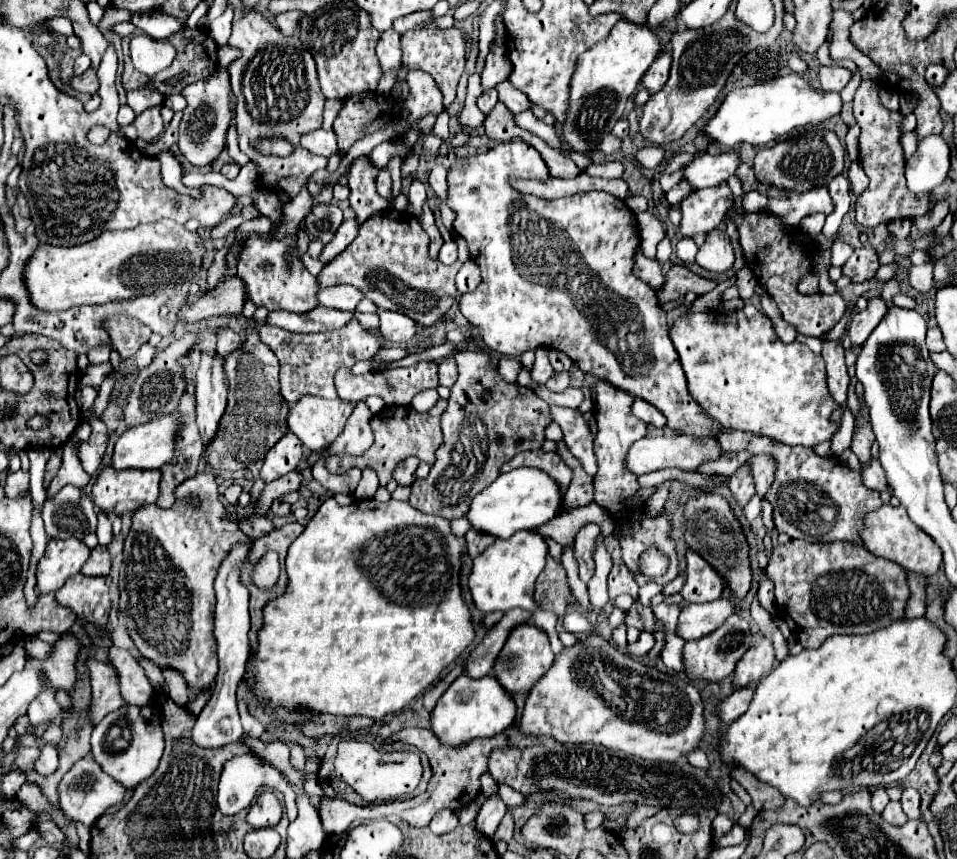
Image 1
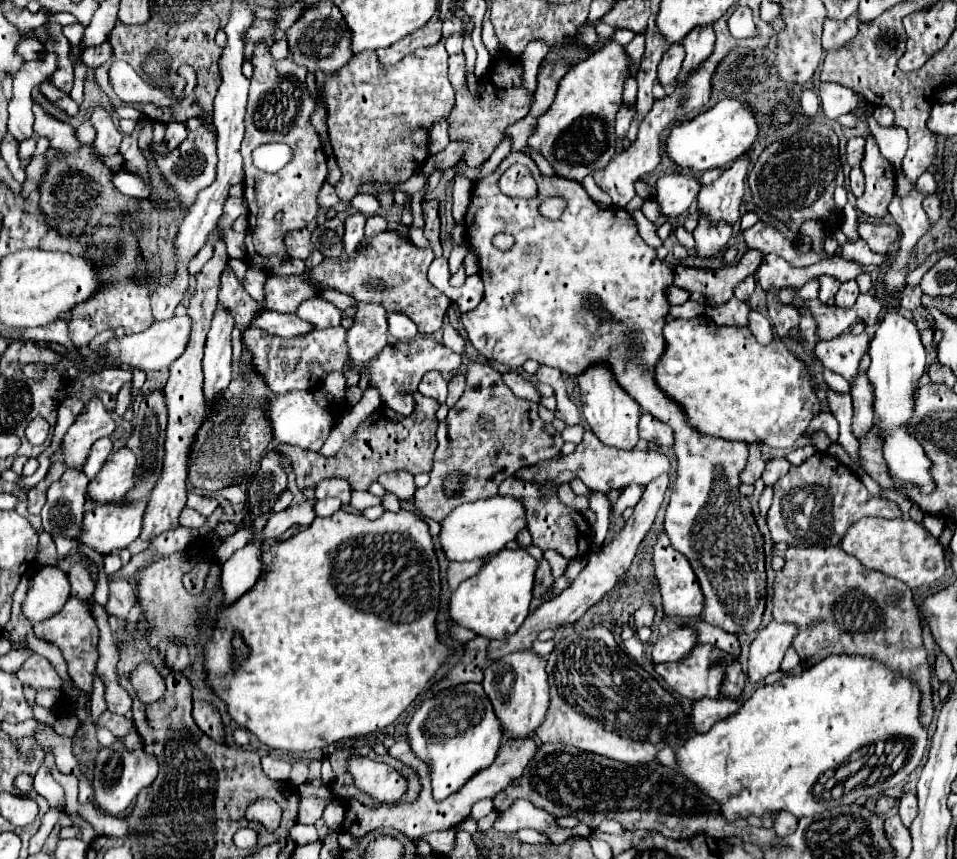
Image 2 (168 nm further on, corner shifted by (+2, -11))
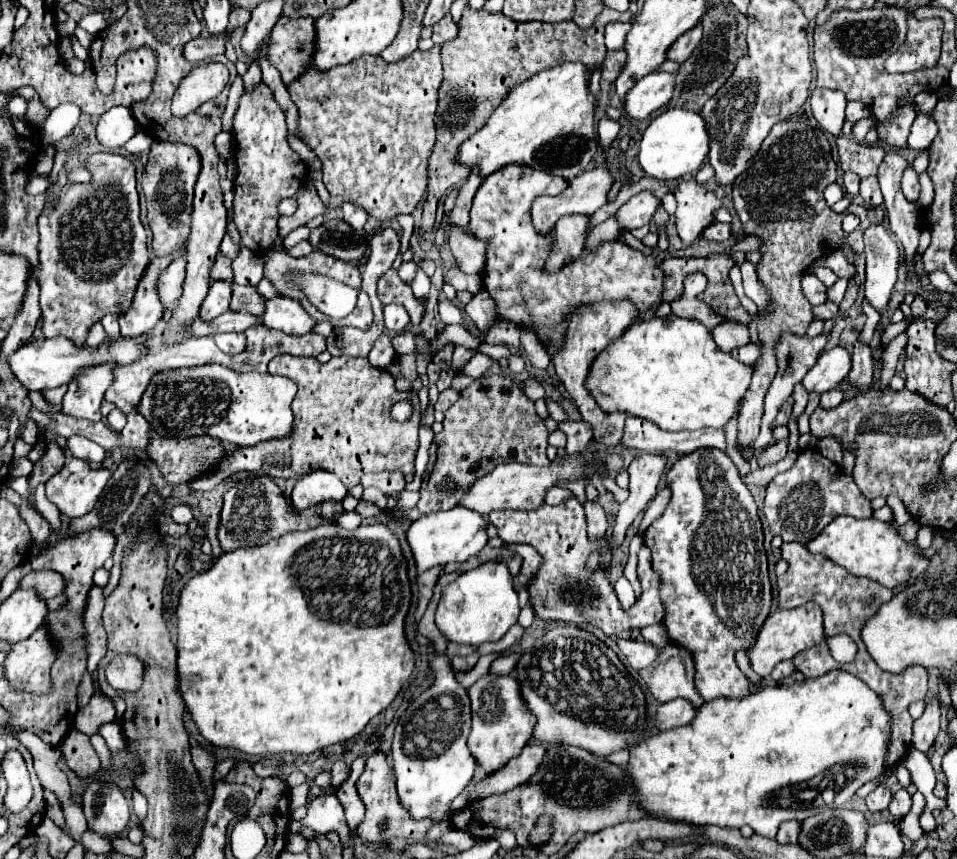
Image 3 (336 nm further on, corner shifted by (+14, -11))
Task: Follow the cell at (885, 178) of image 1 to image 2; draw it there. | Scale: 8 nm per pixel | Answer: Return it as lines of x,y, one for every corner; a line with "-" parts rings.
866,138
866,152
862,160
862,172
866,176
866,190
858,198
856,208
862,214
868,214
874,220
880,220
888,214
888,202
894,196
894,168
880,154
874,138

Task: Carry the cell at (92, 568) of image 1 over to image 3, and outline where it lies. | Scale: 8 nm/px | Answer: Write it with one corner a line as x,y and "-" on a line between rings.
38,570
26,574
20,582
20,588
36,588
36,592
48,600
64,592
64,578
60,578
60,574
54,570

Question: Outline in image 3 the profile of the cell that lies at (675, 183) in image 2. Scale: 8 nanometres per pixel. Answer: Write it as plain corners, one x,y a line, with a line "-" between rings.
642,190
636,196
632,196
618,212
616,218
622,224
624,230
640,228
652,220
652,216
662,206
662,200
652,190

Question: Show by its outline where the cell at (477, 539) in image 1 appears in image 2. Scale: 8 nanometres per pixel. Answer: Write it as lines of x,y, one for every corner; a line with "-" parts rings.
472,560
472,562
452,562
448,566
448,586
454,592
458,588
460,582
464,582
466,578
474,576
480,568
484,566
482,560

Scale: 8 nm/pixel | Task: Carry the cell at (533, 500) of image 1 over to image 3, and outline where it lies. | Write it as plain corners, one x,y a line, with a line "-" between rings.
456,506
446,512
420,516
418,520
410,524
410,530
406,532
414,558
416,558
418,572
424,572
438,564
444,566
448,562
464,562
476,556
488,544
486,528
488,528
486,516
476,514
476,510
468,510
466,506

